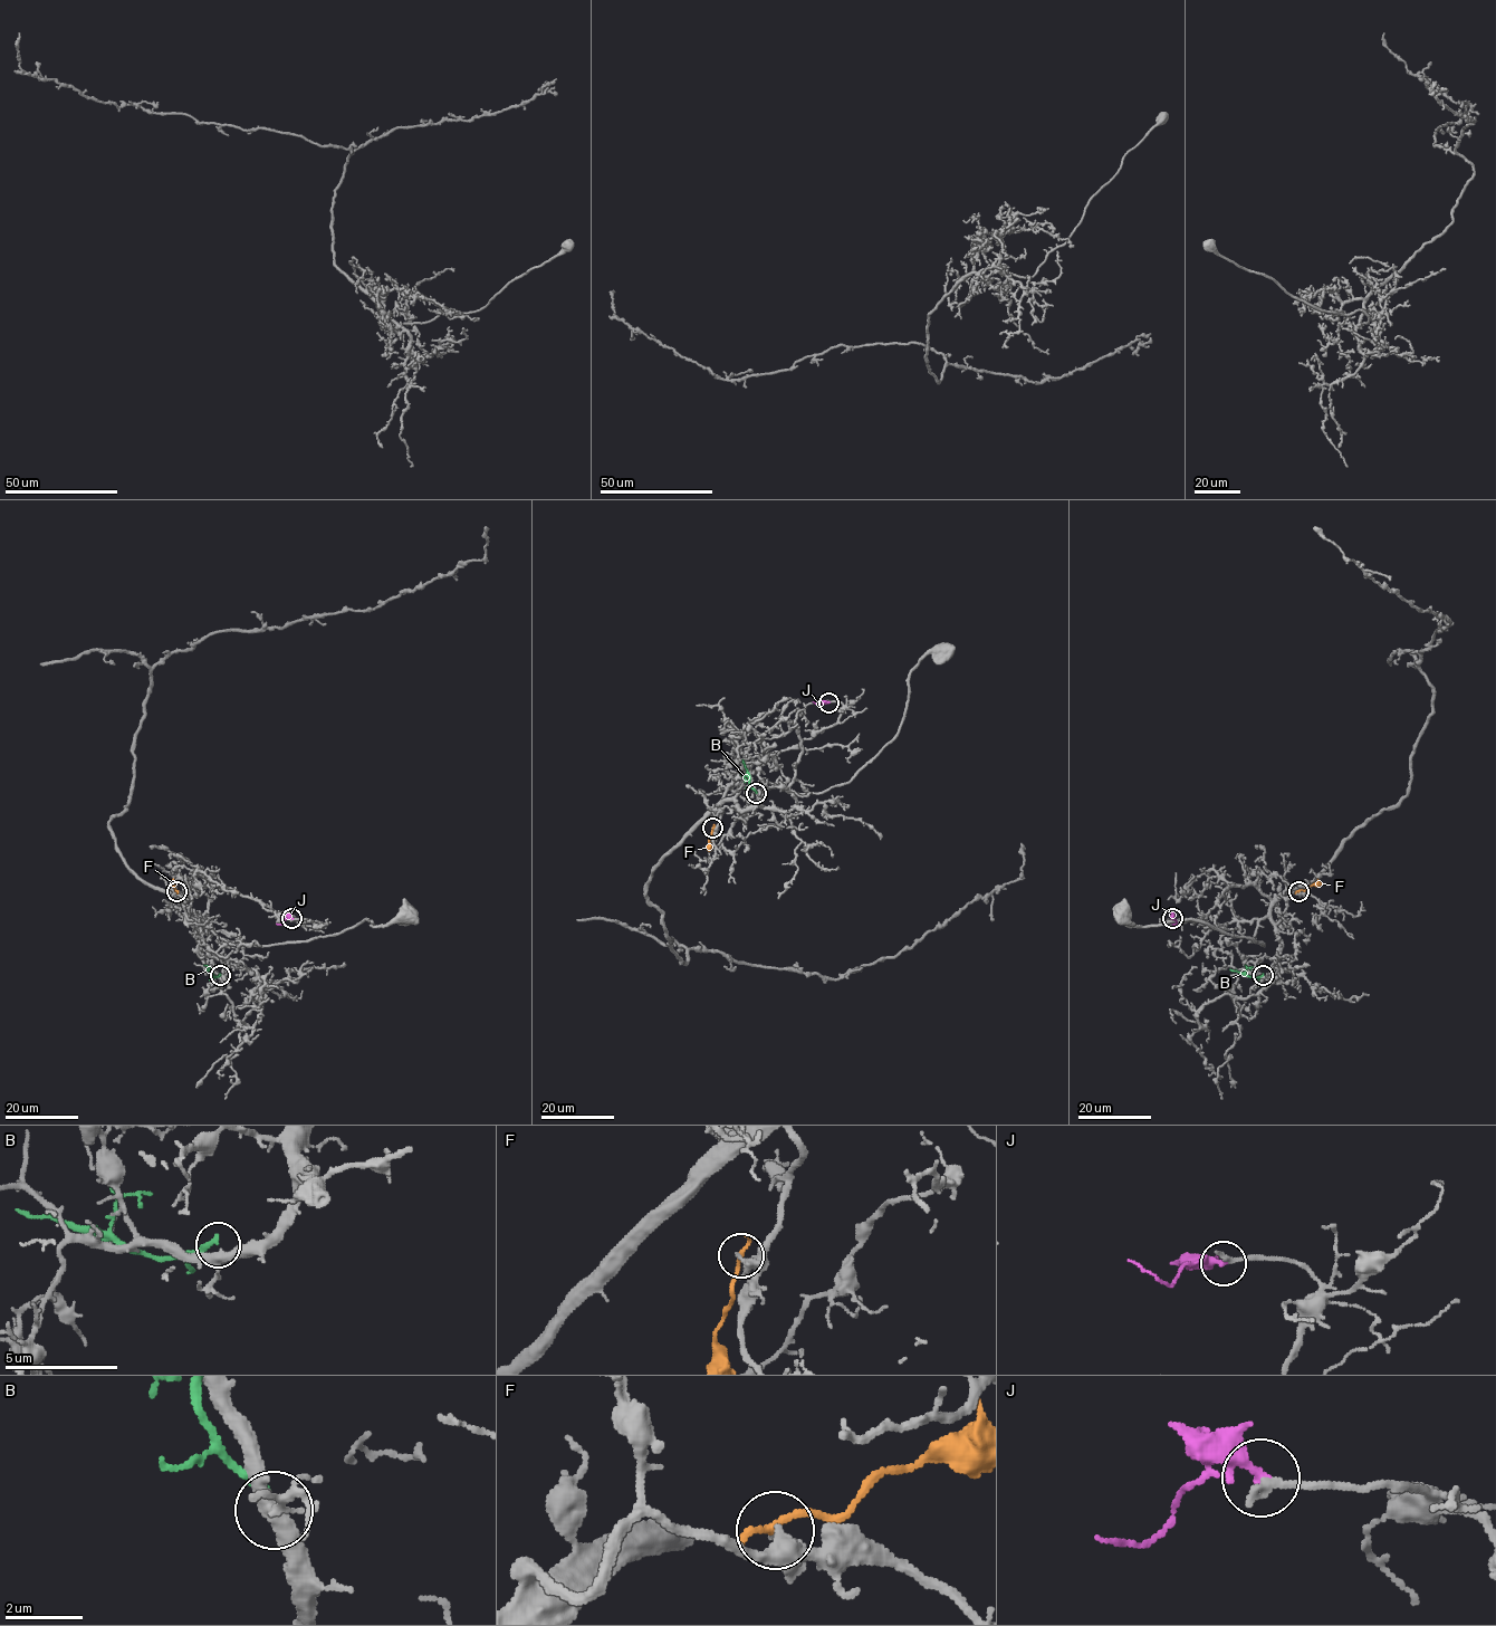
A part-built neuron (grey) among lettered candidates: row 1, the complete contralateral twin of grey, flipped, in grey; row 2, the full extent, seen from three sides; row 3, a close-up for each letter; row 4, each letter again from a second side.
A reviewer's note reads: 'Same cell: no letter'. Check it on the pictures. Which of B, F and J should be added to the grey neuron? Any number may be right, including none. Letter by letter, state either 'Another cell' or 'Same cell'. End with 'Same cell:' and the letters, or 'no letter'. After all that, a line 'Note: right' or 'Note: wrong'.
B: Another cell
F: Another cell
J: Same cell
Same cell: J
Note: wrong

